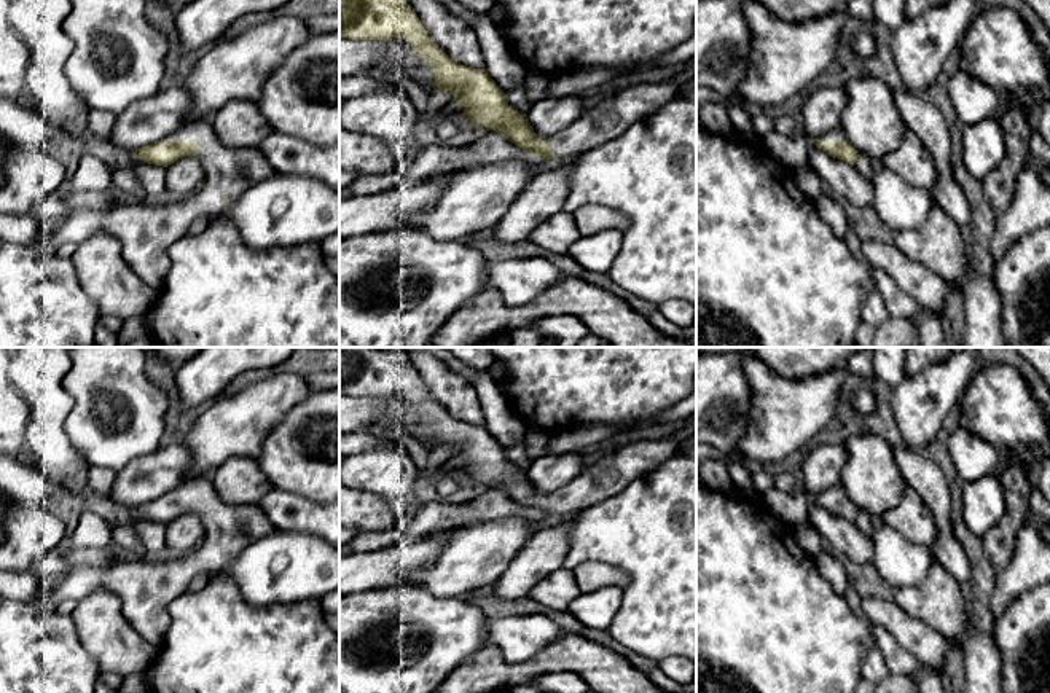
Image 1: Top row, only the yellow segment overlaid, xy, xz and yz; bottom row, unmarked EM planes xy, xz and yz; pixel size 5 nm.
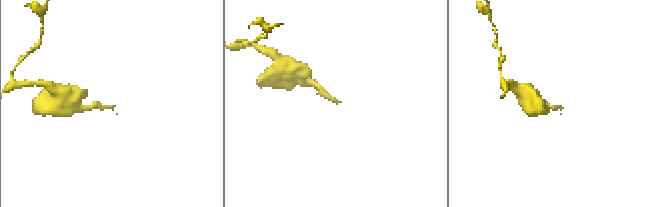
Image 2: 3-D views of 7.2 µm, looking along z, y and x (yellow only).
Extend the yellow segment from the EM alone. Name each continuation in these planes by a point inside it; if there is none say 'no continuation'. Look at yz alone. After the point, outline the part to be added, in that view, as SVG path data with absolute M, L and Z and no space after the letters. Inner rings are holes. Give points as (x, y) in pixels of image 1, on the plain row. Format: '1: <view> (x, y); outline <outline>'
1: yz (838, 491); outline M835 486L819 494L819 497L846 497L846 495L848 494L843 486Z

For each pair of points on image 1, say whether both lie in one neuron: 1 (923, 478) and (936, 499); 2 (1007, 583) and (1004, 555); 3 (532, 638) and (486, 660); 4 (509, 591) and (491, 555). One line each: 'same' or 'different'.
1: same
2: different
3: different
4: different

